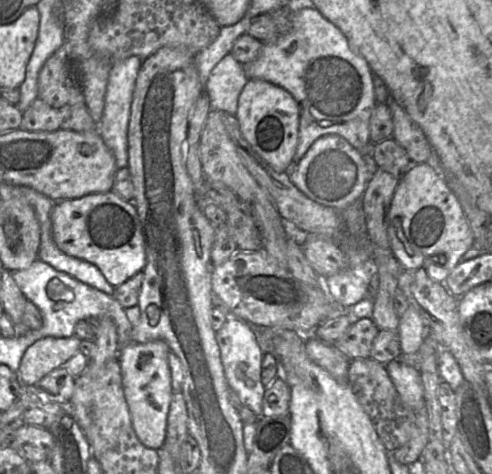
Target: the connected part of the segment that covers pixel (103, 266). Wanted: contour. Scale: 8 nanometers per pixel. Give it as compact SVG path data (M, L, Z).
M115 191L56 201L50 218L57 247L69 256L96 265L112 286L117 287L143 271L146 253L141 222L133 203L122 199Z

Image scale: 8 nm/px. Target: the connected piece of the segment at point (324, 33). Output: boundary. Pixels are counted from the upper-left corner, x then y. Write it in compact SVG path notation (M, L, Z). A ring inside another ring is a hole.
M296 7L291 10L286 17L285 30L272 40L263 41L258 57L243 66L249 79L261 79L280 86L298 103L298 144L292 165L304 156L316 139L328 134L342 136L364 155L364 148L370 141L370 117L377 103L373 86L374 74L366 60L350 48L342 31L315 7Z

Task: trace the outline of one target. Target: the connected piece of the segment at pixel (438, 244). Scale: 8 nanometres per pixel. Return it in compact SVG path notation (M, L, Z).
M427 162L411 164L401 175L388 211L387 234L391 251L402 267L423 269L432 281L438 283L444 283L464 253L474 244L474 235L456 195L443 174L437 174Z

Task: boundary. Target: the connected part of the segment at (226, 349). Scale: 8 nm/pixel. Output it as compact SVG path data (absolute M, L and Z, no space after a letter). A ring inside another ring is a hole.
M227 312L227 321L216 332L215 337L229 387L236 392L242 404L250 408L257 416L263 416L262 400L265 387L261 382L261 364L265 353L257 340L253 327Z

